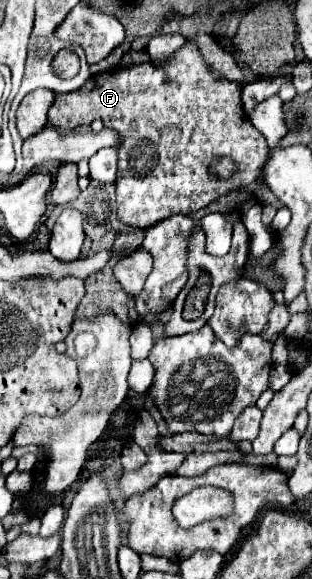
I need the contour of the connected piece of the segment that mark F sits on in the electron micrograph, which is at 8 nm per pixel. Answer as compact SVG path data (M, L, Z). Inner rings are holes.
M187 41L187 43L175 53L175 59L173 59L171 63L167 63L167 67L143 63L143 65L133 65L133 67L119 69L119 71L113 71L113 73L103 73L103 75L99 75L99 77L93 77L93 79L91 79L85 87L81 87L79 91L73 91L73 93L57 93L55 99L53 99L53 105L51 105L51 109L49 109L49 123L51 123L53 127L61 127L61 129L75 129L75 127L79 127L79 125L90 125L95 119L103 119L105 127L115 129L115 131L119 131L119 133L123 135L123 143L119 145L119 173L117 173L117 181L115 181L115 185L117 185L117 217L119 217L121 223L131 225L131 227L151 227L151 225L155 225L157 221L167 219L167 217L171 217L171 215L191 215L191 213L195 213L195 211L207 207L209 203L217 201L219 197L229 195L229 193L233 193L235 189L243 187L243 183L255 183L257 173L259 173L261 165L265 163L267 151L269 151L267 139L265 139L259 131L255 131L255 127L253 127L253 125L249 123L249 119L247 119L247 113L245 113L243 103L241 103L241 87L239 87L237 83L233 83L233 81L221 77L219 73L215 73L215 71L207 65L207 61L205 61L205 57L203 57L203 53L199 51L199 47L197 47L195 41ZM219 157L229 157L229 159L233 159L235 165L237 165L235 173L233 173L231 177L227 177L227 179L221 179L221 177L217 179L215 175L211 175L211 163L213 163L215 159L219 159Z

